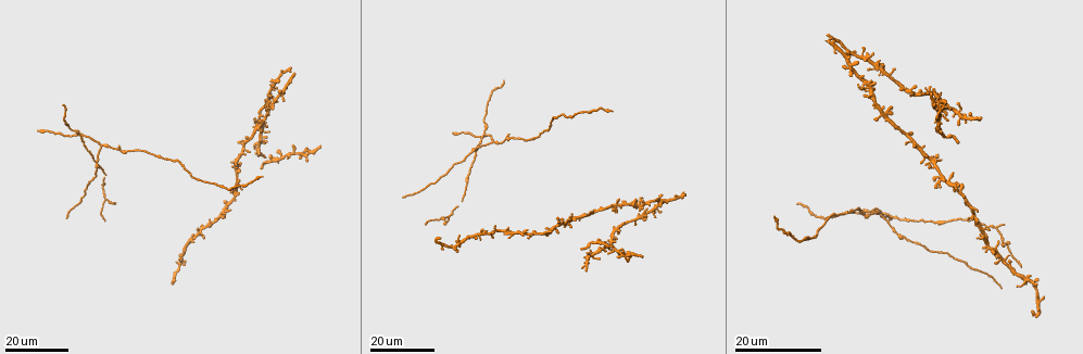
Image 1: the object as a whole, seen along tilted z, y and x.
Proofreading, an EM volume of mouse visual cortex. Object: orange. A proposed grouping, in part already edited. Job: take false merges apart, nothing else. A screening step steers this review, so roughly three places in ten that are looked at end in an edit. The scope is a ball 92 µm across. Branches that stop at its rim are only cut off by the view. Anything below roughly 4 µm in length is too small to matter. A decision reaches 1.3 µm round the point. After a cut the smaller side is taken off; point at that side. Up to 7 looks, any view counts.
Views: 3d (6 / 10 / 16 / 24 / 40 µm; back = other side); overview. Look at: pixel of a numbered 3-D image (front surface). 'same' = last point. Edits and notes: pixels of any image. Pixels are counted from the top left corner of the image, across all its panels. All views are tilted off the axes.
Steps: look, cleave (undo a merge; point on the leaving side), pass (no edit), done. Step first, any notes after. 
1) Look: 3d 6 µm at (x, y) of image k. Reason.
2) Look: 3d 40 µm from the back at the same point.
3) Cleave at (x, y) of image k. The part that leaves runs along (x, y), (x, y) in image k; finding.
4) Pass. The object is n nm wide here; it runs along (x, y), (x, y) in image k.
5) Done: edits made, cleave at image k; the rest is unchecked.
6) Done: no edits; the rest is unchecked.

Look: 3d 16 µm at (942, 180) of image 1. Looks like a crossing.

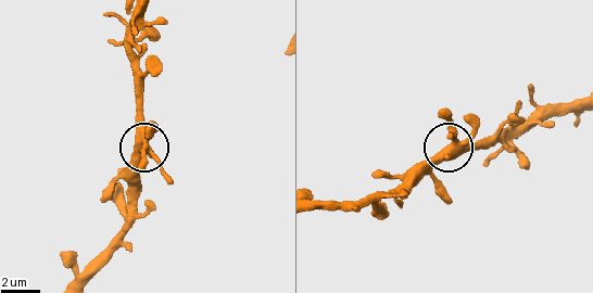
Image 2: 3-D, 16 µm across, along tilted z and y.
Look: 3d 10 µm at (449, 149) of image 2.

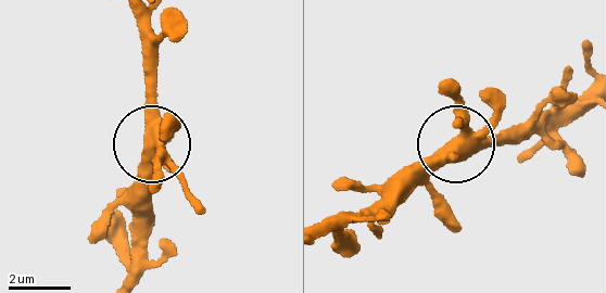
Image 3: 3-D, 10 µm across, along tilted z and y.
Look: 3d 10 µm from the back at (455, 144) of image 3.

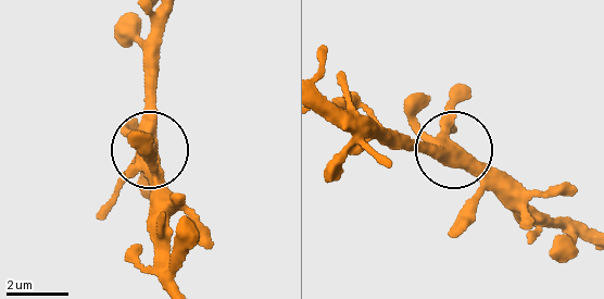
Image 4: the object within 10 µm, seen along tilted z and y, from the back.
Pass. Continuous, no second neuron.

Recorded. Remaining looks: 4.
Look: 3d 24 µm at (591, 255) of image 1. Four or more arms meet.

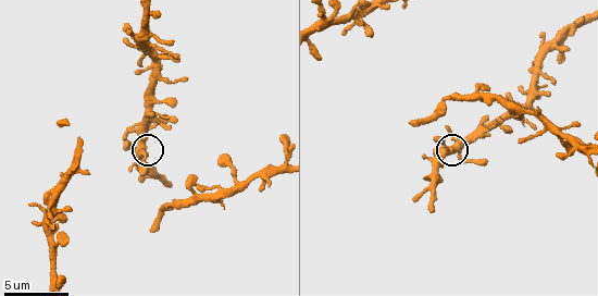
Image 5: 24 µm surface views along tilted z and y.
Look: 3d 10 µm at (141, 151) of image 5. Closer look.

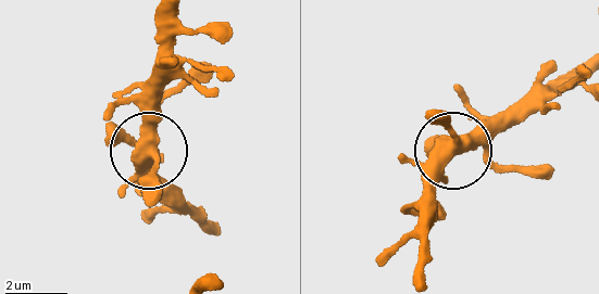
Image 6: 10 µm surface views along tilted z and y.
Look: 3d 6 µm at (148, 153) of image 6.

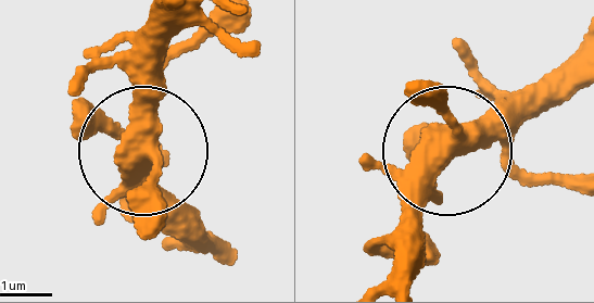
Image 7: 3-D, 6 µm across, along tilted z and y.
Pass. 4 arms meet here; it runs along (566, 75), (446, 151), (422, 198), (422, 266) in image 7; continuous, no second neuron.

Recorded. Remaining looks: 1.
Look: 3d 10 µm at (52, 206) of image 5. Three-way junction.

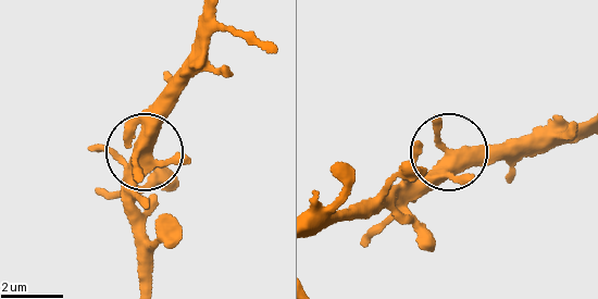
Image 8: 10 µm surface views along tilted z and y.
Pass. The side arm is 85 µm long; 3 arms meet here; one neuron here.

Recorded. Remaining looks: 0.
Done: no edits; the rest is unchecked.

